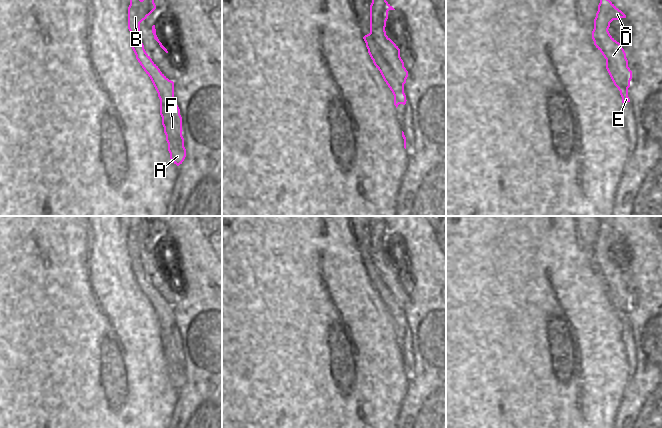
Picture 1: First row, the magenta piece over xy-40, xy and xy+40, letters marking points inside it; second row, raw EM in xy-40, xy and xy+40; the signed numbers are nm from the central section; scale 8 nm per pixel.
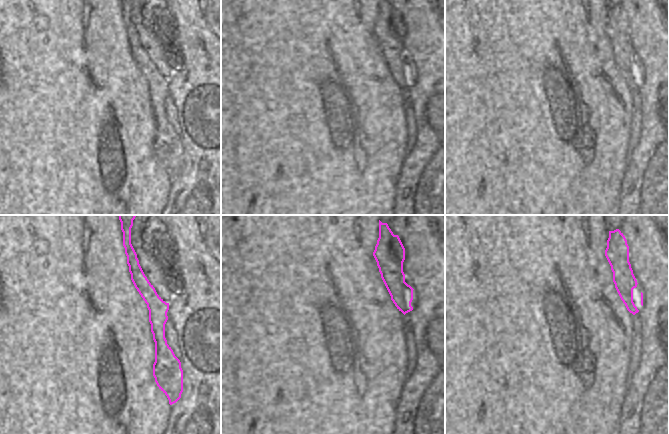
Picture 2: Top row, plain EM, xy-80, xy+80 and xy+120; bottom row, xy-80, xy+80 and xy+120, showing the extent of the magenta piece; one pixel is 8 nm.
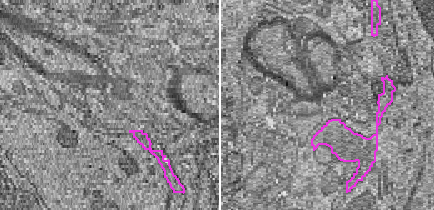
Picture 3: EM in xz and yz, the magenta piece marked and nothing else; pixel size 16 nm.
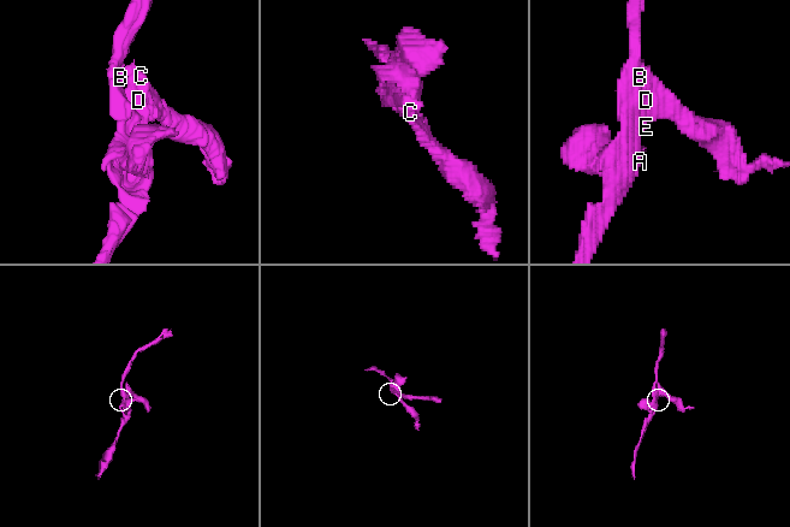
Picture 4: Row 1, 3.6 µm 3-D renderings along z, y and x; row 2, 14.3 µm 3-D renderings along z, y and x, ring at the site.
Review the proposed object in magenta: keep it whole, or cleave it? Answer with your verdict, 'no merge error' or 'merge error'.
merge error

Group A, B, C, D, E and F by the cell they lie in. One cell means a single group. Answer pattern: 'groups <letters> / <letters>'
groups A B E F / C D

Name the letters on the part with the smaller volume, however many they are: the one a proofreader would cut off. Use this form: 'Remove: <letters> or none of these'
Remove: C, D

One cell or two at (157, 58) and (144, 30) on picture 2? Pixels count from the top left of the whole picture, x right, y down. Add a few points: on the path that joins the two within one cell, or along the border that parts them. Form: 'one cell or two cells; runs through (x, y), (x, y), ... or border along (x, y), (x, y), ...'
one cell; runs through (155, 51), (147, 37)

